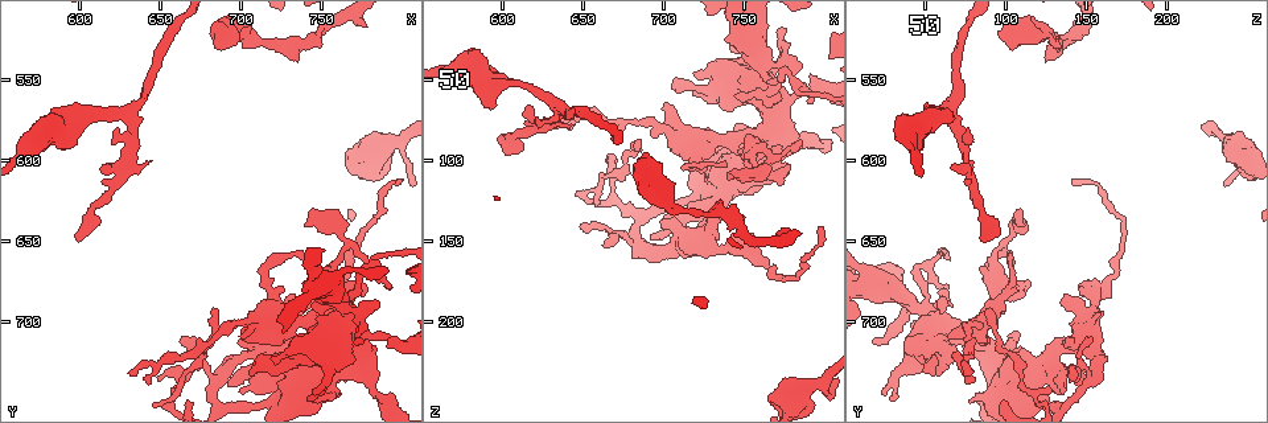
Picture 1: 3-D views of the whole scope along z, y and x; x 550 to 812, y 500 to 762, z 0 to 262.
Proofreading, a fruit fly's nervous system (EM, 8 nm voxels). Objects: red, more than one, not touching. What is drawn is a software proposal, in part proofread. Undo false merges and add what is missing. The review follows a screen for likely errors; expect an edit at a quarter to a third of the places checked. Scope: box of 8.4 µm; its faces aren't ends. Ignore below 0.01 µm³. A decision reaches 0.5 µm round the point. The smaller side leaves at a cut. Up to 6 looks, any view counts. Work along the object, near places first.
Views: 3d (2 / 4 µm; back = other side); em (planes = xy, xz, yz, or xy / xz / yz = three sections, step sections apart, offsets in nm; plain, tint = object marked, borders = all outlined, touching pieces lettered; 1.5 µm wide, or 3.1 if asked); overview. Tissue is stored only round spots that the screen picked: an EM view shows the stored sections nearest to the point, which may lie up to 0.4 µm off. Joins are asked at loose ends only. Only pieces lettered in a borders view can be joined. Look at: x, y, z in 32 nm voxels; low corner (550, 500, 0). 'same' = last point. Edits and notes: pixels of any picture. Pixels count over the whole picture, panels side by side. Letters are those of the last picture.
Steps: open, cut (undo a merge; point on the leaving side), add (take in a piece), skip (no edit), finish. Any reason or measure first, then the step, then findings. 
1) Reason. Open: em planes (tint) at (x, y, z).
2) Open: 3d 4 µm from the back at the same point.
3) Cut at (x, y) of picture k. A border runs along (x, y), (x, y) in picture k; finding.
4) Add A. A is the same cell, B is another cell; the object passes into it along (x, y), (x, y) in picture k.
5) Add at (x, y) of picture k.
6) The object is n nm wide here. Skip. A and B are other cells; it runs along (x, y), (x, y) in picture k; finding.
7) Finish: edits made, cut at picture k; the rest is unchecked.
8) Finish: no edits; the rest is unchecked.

Open: 3d 2 µm at (568, 590, 42).

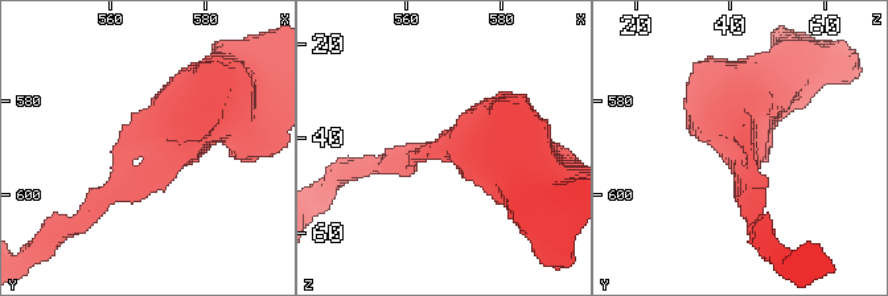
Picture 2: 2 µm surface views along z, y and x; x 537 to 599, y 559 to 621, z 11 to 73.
Now the EM. Open: em xy step 8 (borders) at (568, 589, 42).

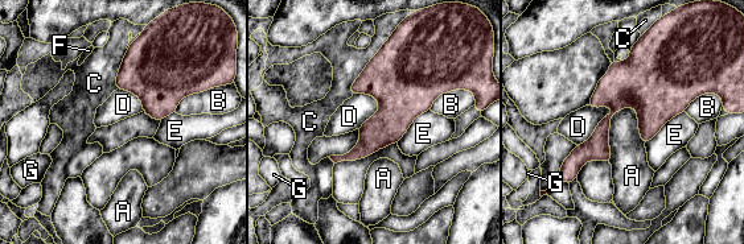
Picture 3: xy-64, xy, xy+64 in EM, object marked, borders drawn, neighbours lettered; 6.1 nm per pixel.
The object is 170 nm wide here. Skip. A, B, C, D, E, F and G are other cells; a border runs along (609, 104), (611, 111), (578, 145) in picture 3; one neuron here.

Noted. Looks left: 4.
Arms part here. Open: em xy step 8 (tint) at (630, 590, 76).

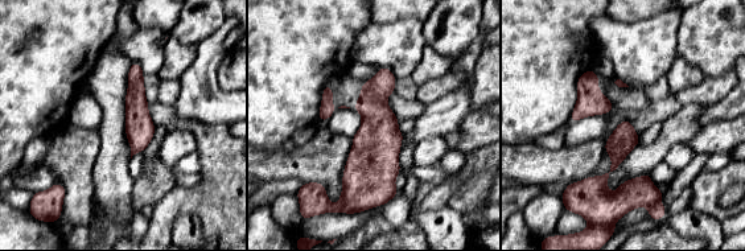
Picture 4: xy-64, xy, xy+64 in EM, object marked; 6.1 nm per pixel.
Another direction. Open: em planes (tint) at the same point.

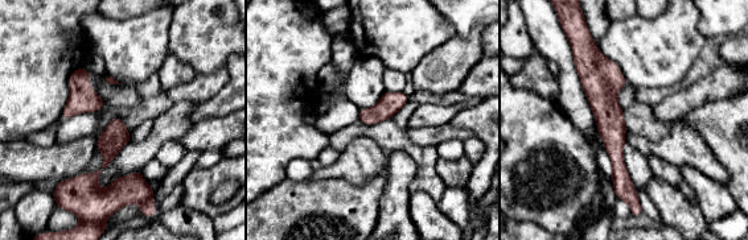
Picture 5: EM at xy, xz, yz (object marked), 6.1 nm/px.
Open: em planes (borders) at the same point.

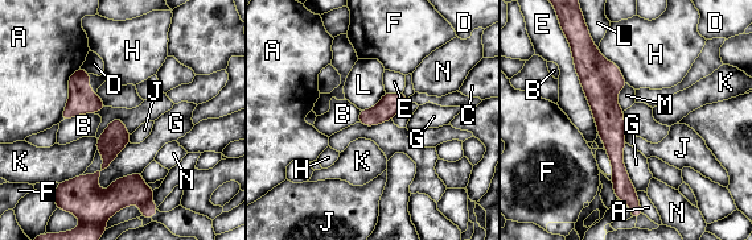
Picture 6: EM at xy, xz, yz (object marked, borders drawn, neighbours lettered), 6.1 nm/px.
Skip. A, B, C, D, E, F, G, H, J, K, L, M and N are other cells; a border runs along (94, 112), (75, 115), (62, 121) in picture 6; all the same neuron.

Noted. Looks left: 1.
Finish: no edits; the rest is unchecked.

